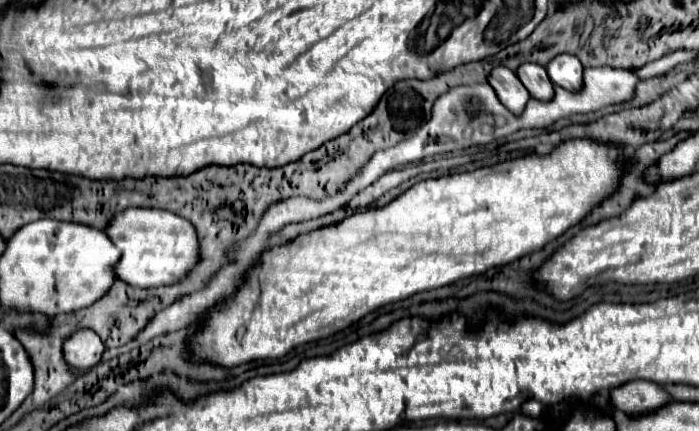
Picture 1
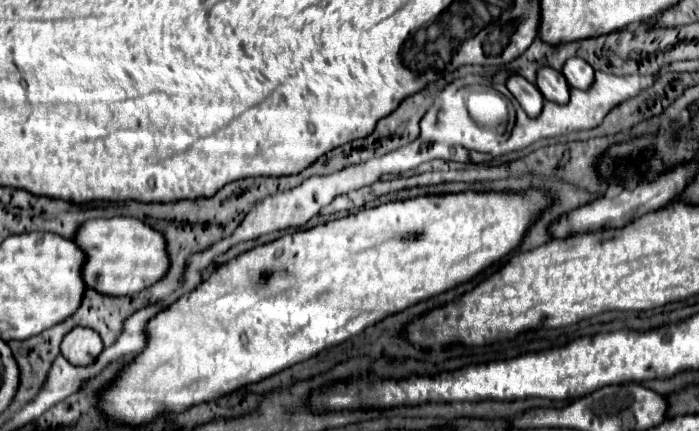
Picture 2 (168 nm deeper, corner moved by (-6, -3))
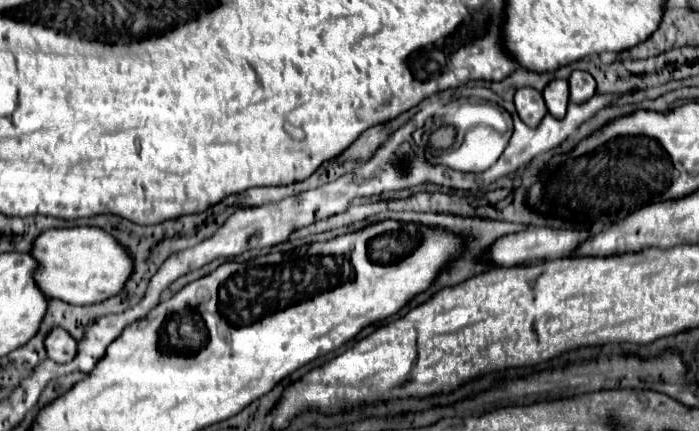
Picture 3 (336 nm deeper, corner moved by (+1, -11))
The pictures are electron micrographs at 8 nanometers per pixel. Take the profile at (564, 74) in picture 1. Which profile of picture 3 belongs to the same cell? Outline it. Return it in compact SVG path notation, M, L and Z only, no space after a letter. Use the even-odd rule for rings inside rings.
M575 70L569 78L569 88L571 88L571 102L581 104L595 94L595 80L587 72Z

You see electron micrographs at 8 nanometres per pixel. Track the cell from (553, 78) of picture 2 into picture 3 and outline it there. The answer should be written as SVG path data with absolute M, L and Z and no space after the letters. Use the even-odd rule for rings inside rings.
M551 80L543 90L543 98L547 102L549 112L555 118L563 118L569 104L569 84L567 80Z

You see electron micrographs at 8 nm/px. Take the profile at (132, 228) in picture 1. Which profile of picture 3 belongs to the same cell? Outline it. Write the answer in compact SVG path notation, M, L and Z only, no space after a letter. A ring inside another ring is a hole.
M49 228L37 236L29 254L37 260L37 286L45 296L67 304L97 304L121 292L133 272L133 260L125 248L117 244L101 228Z

